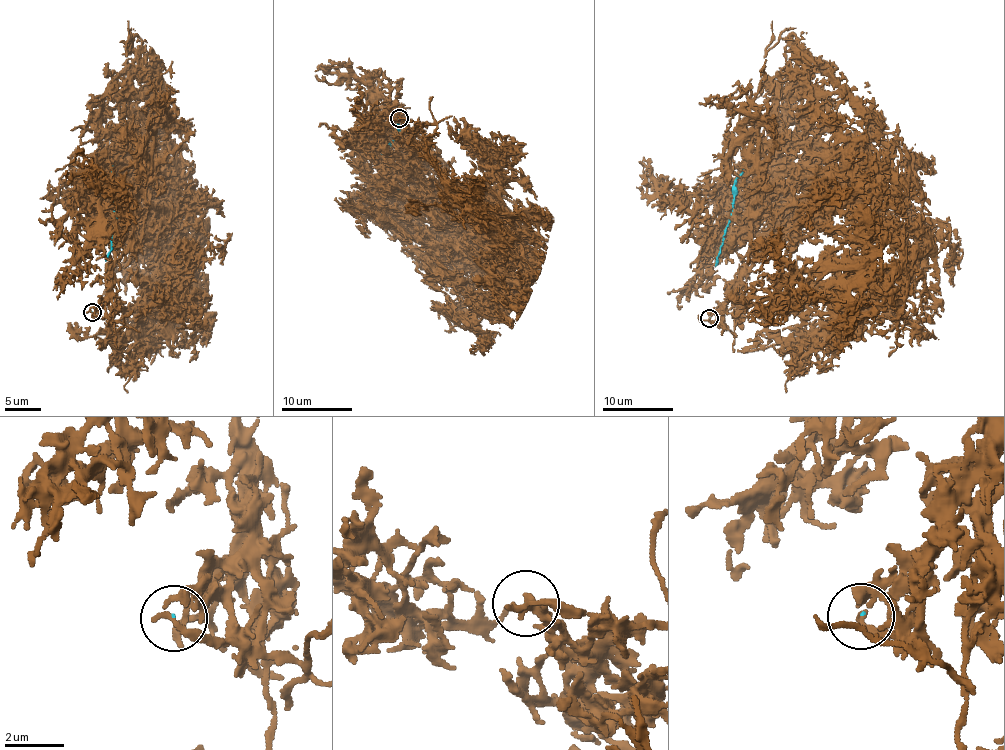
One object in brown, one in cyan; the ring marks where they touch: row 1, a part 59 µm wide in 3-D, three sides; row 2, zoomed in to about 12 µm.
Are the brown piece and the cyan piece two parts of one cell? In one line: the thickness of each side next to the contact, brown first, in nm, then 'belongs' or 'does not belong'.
240 nm thick on the brown side, 30 nm on the other; does not belong

